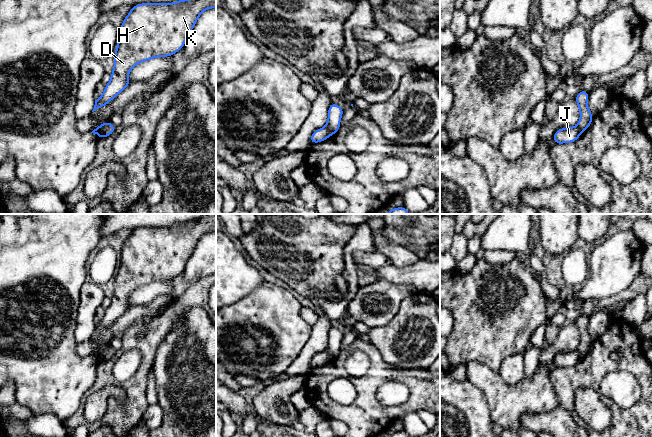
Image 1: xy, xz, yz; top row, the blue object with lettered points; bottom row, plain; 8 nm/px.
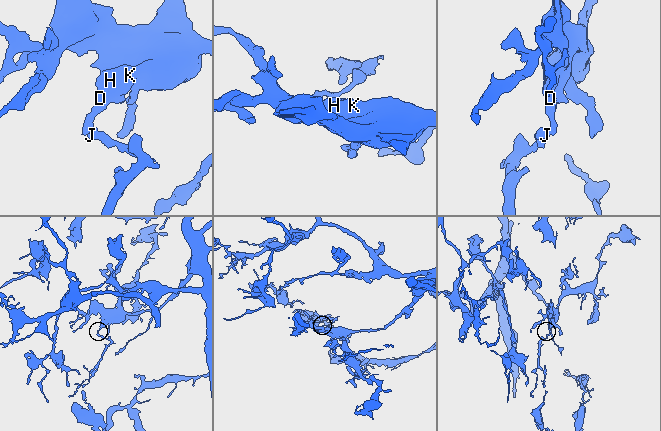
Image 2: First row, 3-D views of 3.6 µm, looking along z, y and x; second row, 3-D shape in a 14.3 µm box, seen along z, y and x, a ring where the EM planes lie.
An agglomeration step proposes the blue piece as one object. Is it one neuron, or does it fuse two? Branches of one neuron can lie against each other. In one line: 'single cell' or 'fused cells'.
fused cells

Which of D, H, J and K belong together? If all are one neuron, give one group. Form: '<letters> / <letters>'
D H K / J

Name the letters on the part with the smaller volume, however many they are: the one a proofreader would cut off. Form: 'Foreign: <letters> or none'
Foreign: J

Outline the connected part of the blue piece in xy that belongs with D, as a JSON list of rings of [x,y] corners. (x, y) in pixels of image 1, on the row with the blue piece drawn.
[[[178,0],[173,4],[143,3],[134,5],[124,18],[118,35],[119,43],[114,54],[111,80],[105,85],[104,93],[95,100],[92,112],[107,105],[130,84],[128,74],[138,63],[155,57],[172,56],[181,50],[200,14],[209,8],[216,8],[216,0]]]

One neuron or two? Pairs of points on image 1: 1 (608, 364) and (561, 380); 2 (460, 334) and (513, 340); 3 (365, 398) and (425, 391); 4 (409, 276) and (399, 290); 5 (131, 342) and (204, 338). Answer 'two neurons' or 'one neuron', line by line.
1: one neuron
2: one neuron
3: one neuron
4: two neurons
5: two neurons

